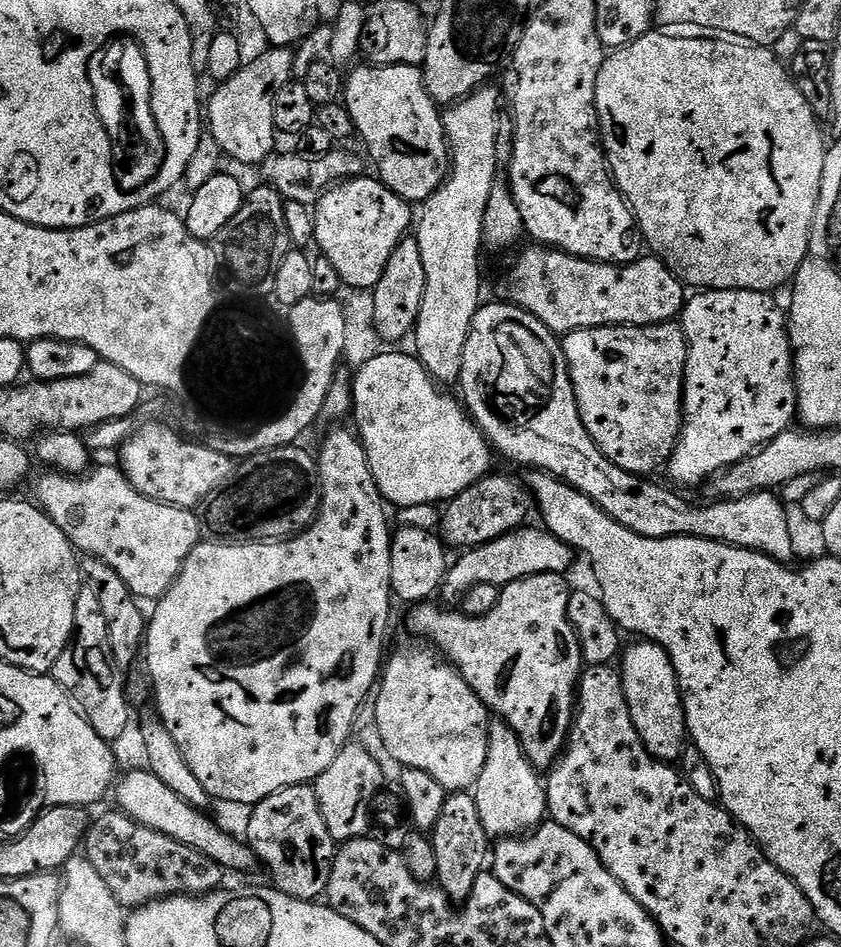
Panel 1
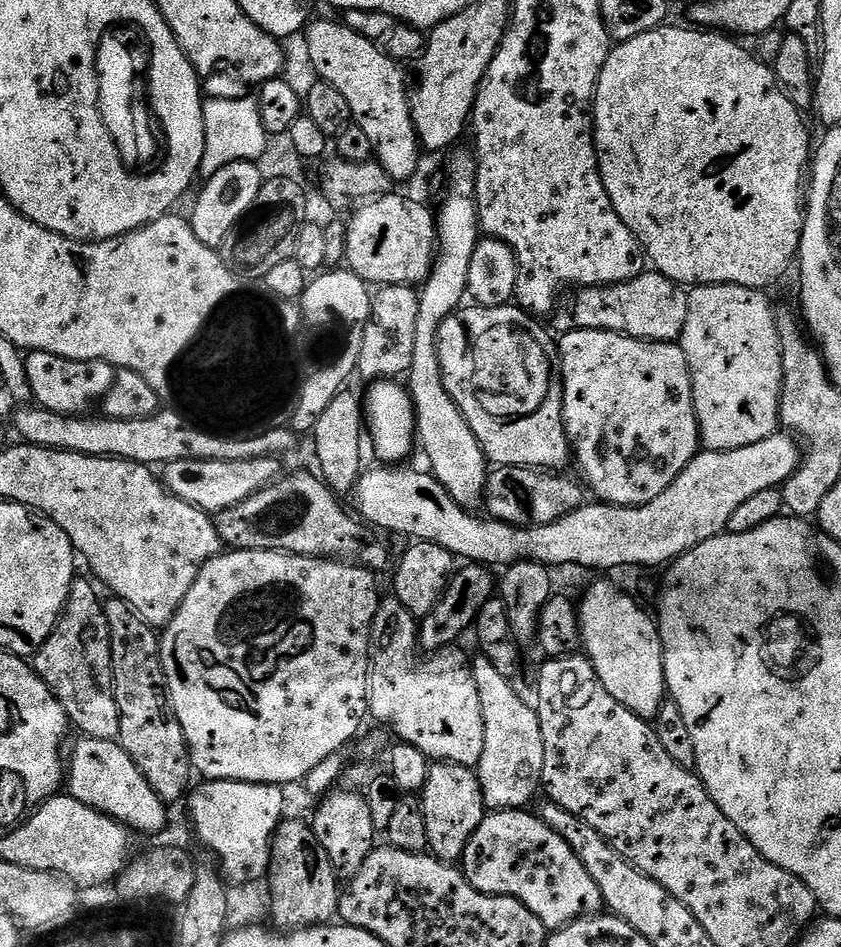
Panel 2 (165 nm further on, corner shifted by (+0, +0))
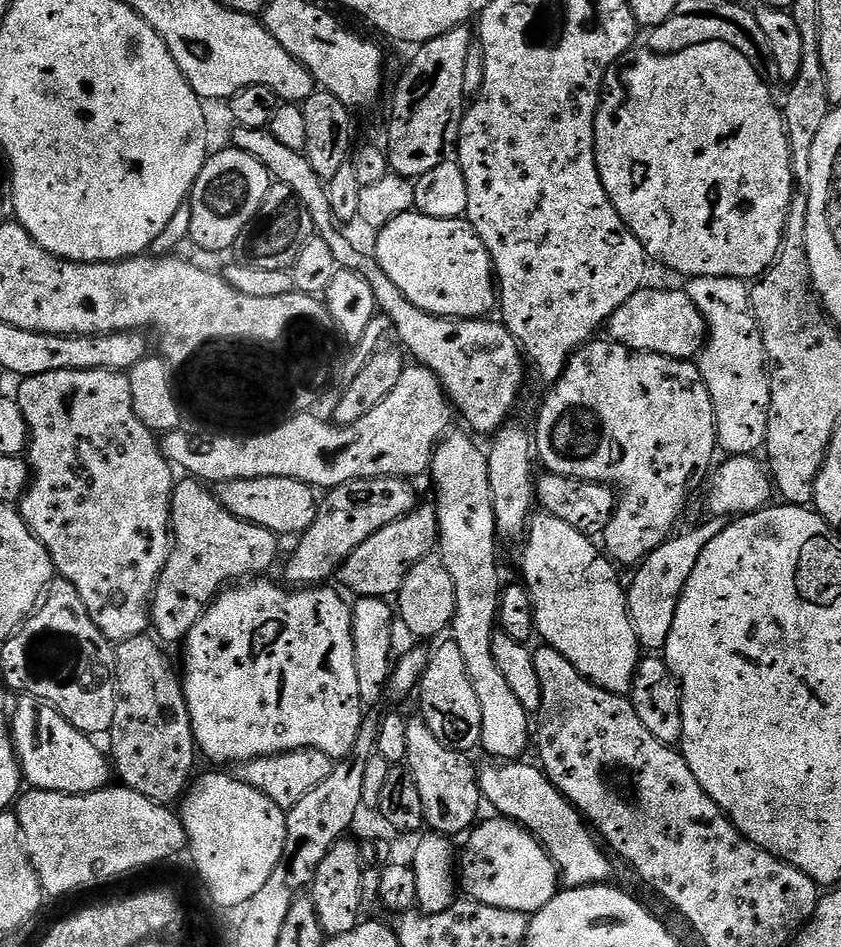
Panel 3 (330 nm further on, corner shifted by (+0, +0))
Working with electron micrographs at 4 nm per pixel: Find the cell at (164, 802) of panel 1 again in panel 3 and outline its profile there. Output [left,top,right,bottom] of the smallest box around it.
[10,704,110,796]

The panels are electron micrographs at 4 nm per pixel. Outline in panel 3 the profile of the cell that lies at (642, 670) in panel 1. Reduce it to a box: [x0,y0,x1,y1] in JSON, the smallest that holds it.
[520,514,642,696]

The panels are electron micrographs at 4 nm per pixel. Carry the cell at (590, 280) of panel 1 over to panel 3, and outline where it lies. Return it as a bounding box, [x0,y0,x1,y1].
[606,286,708,362]

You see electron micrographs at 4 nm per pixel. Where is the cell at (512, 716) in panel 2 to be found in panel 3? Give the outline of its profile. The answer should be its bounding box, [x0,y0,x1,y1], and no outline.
[430,431,530,762]

